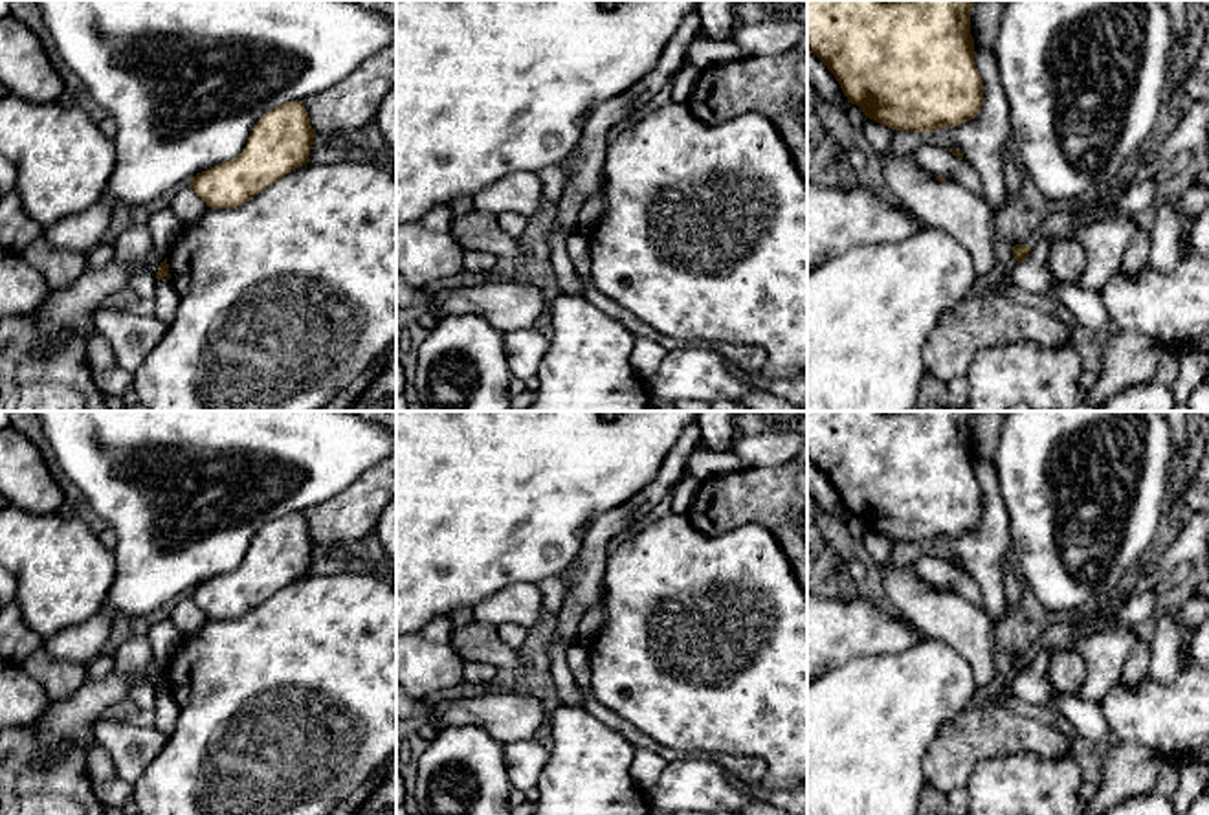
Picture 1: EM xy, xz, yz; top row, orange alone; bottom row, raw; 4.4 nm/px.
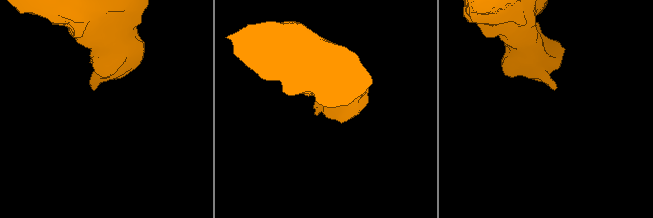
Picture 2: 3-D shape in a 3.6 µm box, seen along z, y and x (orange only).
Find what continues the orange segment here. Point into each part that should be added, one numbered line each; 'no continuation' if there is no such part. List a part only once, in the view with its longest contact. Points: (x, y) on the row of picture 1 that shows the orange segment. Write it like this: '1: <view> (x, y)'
no continuation

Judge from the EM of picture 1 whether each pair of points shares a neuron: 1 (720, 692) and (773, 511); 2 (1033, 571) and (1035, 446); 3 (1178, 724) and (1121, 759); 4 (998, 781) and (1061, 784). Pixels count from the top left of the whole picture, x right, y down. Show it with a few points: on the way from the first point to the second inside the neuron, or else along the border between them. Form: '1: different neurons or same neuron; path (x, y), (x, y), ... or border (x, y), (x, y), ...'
1: different neurons; border (725, 531), (762, 524), (787, 560)
2: same neuron; path (1035, 540), (1035, 478)
3: different neurons; border (1116, 736), (1138, 742), (1164, 759)
4: same neuron; path (1013, 784), (1046, 784)

